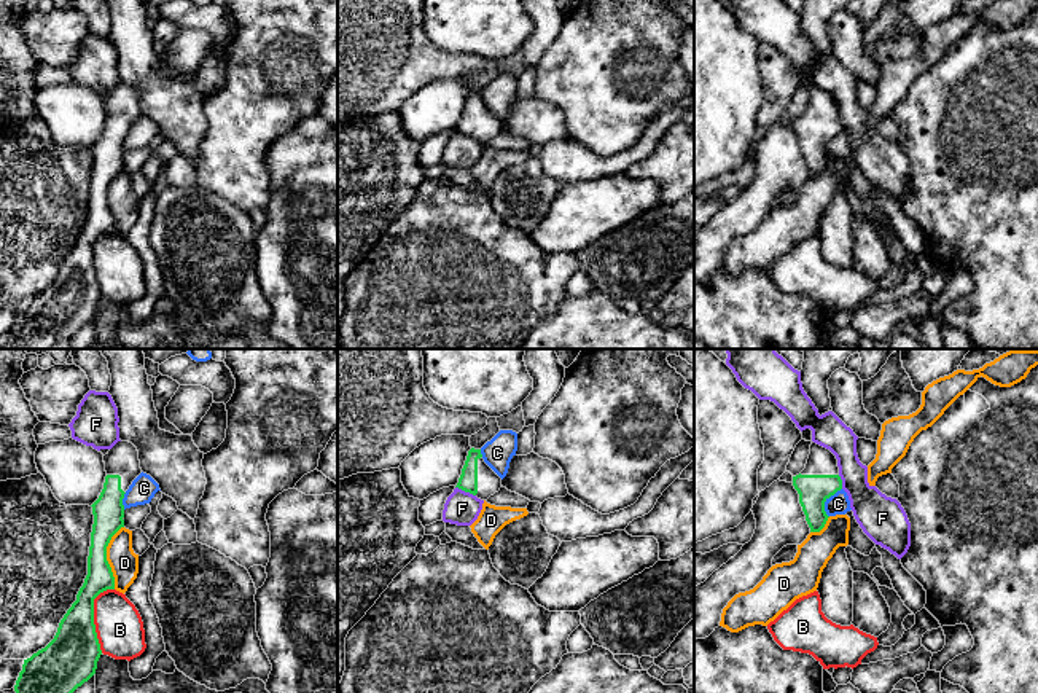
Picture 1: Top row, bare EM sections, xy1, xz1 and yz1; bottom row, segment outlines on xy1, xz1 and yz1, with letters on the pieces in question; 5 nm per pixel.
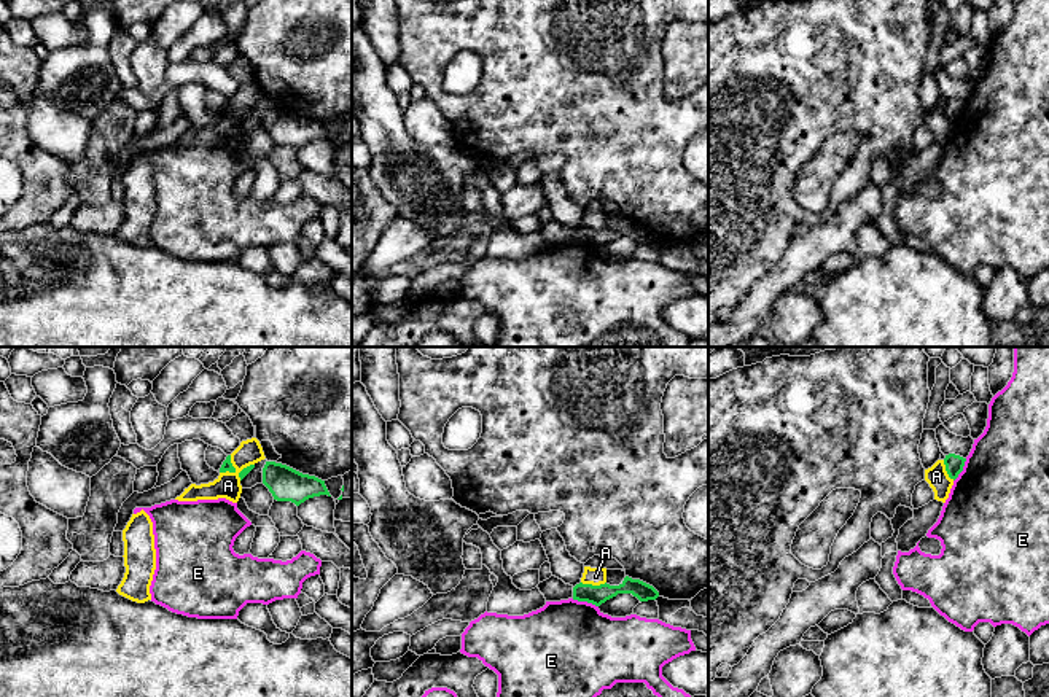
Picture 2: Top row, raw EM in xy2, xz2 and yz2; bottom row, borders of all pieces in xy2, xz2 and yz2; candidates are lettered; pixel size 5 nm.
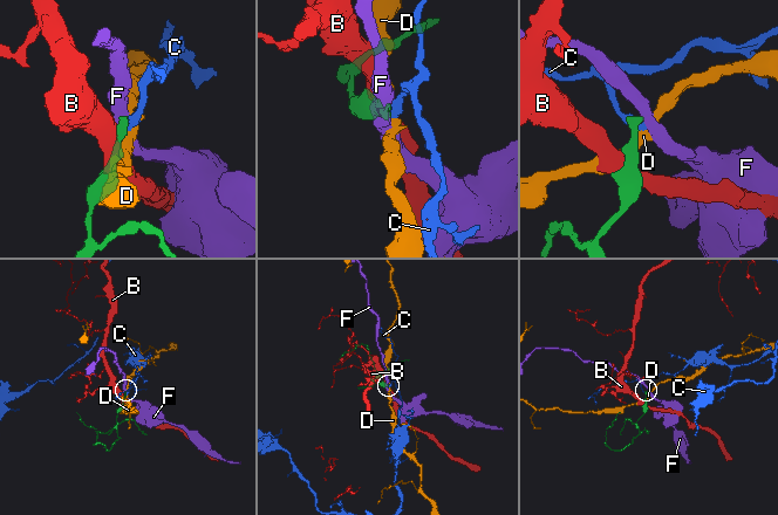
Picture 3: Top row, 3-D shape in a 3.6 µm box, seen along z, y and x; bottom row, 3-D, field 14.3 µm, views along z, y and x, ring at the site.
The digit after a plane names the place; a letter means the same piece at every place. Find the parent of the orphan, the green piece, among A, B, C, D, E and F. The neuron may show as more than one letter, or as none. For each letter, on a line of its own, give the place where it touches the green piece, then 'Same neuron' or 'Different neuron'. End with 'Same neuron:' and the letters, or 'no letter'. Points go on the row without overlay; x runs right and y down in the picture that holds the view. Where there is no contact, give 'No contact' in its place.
A: Touches green at xy2 (234, 115). Different neuron
B: Touches green at xy1 (93, 260). Different neuron
C: Touches green at yz1 (825, 144). Different neuron
D: Touches green at xy1 (105, 201). Different neuron
E: Touches green at xz2 (584, 244). Different neuron
F: Touches green at xz1 (465, 134). Different neuron
Same neuron: no letter

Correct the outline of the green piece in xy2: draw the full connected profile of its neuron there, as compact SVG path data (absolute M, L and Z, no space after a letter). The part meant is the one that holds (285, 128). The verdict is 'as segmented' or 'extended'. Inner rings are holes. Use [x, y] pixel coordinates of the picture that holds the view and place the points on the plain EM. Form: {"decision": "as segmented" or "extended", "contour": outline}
{"decision": "as segmented", "contour": "M266 105L263 127L269 132L274 143L291 145L296 150L314 140L331 140L325 124L275 105Z"}

